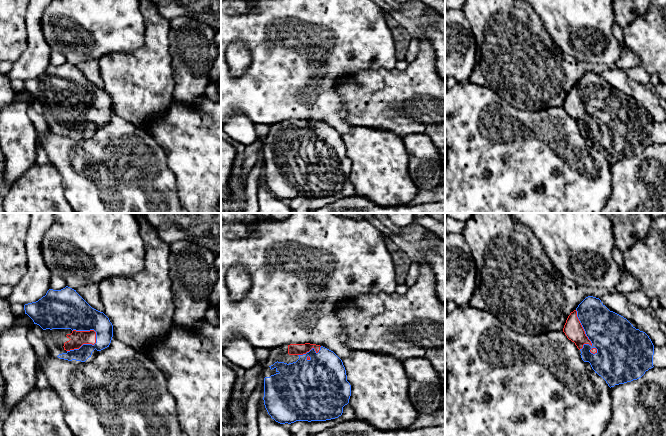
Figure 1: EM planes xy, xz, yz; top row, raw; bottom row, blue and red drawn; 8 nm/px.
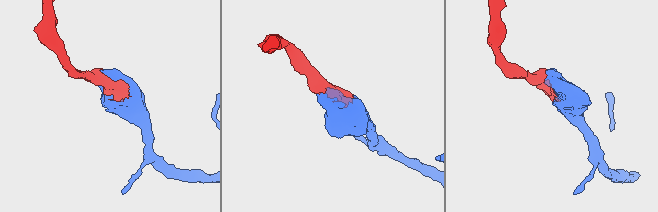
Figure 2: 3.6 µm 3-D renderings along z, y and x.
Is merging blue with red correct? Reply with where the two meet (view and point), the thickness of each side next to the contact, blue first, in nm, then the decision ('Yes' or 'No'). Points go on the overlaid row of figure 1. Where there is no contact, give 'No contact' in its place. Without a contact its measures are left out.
Touches blue at yz (585, 333). Thickness 340 nm (blue) against 150 nm. Yes

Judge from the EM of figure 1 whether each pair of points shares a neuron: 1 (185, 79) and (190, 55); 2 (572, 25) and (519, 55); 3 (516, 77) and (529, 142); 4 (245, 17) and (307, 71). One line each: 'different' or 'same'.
1: same
2: different
3: different
4: same

